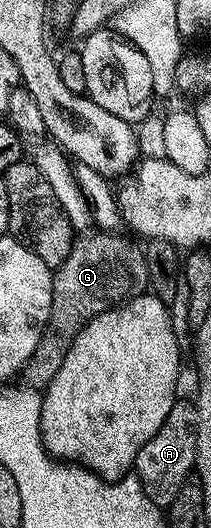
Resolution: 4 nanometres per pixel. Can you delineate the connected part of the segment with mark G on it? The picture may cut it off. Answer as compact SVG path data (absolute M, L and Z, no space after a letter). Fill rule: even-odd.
M88 232L77 237L70 248L70 256L62 265L55 267L52 275L52 307L48 317L48 327L44 329L38 348L34 348L34 356L18 378L27 389L45 391L50 380L58 376L58 368L62 368L62 360L66 360L66 352L70 352L70 344L82 332L82 328L95 314L101 314L112 307L121 305L130 298L149 289L148 269L144 259L144 251L138 245L127 242L120 232Z

